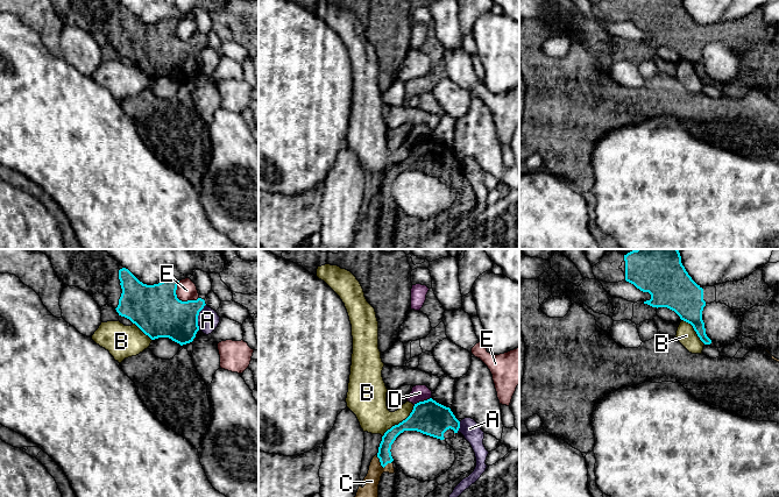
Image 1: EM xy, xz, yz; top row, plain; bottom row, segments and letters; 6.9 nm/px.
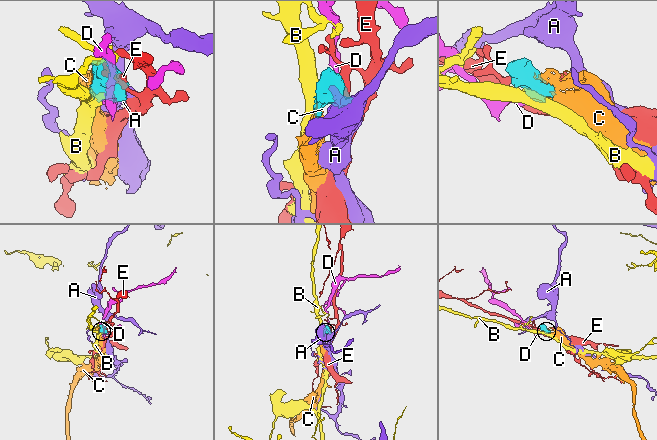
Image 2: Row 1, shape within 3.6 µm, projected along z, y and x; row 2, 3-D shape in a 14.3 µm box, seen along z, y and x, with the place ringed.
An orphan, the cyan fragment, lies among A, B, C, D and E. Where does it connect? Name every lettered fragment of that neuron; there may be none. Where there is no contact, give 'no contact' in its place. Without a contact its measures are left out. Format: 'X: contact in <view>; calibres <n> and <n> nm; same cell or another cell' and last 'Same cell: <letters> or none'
A: contact in xy; calibres 320 and 140 nm; another cell
B: contact in xz; calibres 240 and 240 nm; another cell
C: contact in xz; calibres 90 and 160 nm; same cell
D: contact in xz; calibres 240 and 110 nm; another cell
E: contact in xy; calibres 340 and 140 nm; another cell
Same cell: C

